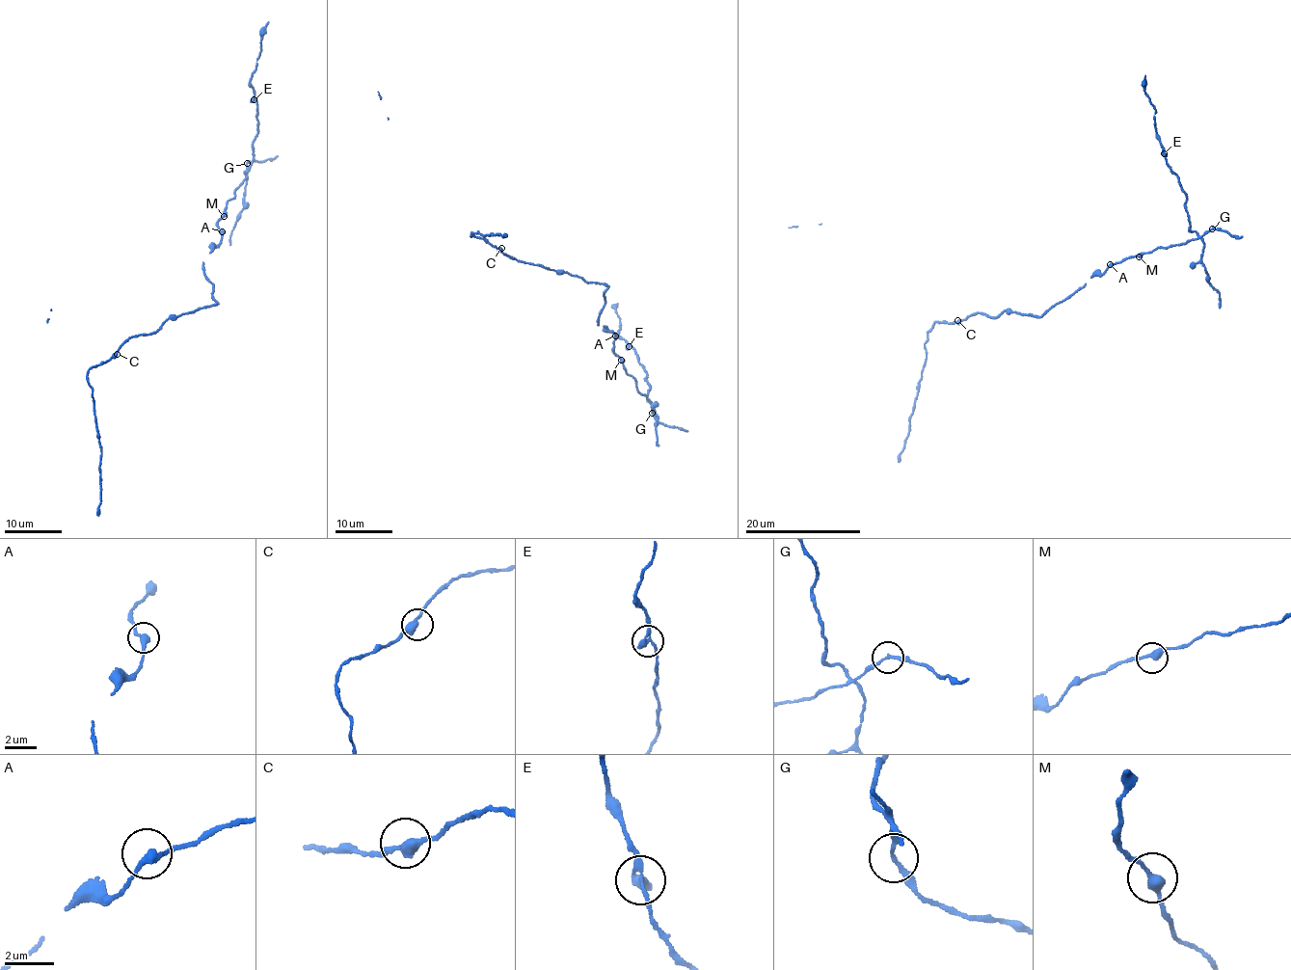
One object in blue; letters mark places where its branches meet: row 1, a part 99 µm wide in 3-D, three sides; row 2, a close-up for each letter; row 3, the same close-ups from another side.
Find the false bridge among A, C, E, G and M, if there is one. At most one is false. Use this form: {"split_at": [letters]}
{"split_at": []}

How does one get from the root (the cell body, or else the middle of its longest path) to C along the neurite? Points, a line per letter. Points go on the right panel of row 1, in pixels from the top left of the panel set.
C: (1056, 304), (1038, 317), (1008, 309), (996, 317), (981, 312), (957, 320)

